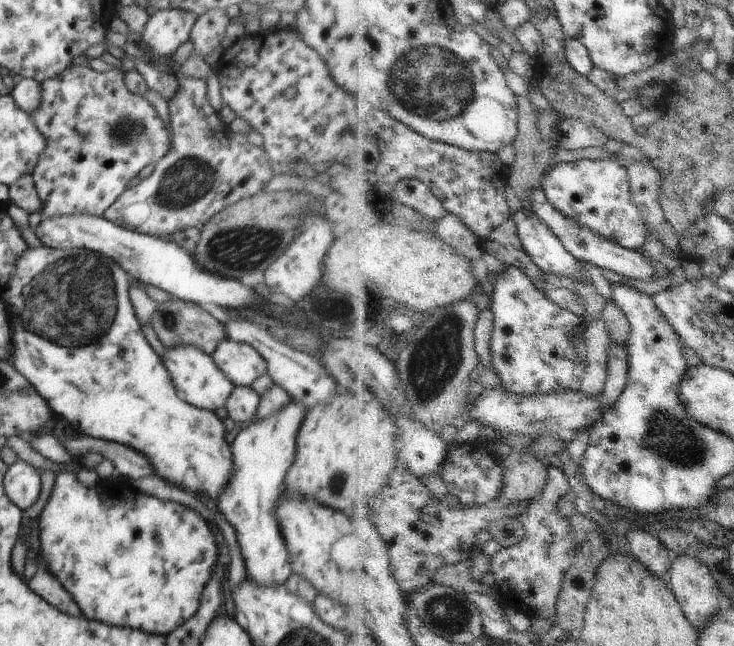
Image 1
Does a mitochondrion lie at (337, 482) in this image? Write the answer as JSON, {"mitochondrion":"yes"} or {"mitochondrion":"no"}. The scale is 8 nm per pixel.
{"mitochondrion":"yes"}

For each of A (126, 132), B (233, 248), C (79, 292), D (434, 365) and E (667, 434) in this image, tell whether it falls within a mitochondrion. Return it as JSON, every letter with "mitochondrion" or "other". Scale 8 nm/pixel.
{"A":"mitochondrion","B":"mitochondrion","C":"mitochondrion","D":"mitochondrion","E":"mitochondrion"}

